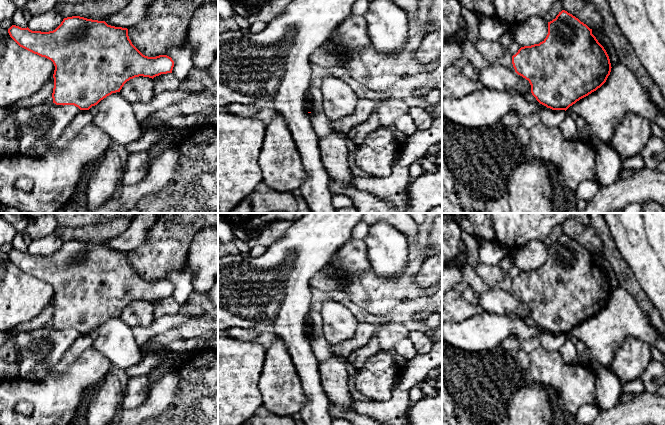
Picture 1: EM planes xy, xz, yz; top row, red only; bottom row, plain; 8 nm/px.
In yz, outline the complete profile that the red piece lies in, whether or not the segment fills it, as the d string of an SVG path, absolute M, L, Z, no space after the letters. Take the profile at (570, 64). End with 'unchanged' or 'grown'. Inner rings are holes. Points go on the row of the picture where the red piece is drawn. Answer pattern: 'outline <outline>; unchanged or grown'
outline M565 10L548 22L548 34L539 44L521 47L512 56L515 72L529 81L536 100L552 110L567 110L600 88L611 72L604 47L586 24Z; unchanged

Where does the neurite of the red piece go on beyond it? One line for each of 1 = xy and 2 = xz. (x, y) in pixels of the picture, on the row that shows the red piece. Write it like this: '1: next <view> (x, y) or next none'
1: next none
2: next none

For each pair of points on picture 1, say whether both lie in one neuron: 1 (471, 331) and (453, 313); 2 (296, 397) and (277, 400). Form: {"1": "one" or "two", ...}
{"1": "two", "2": "one"}

